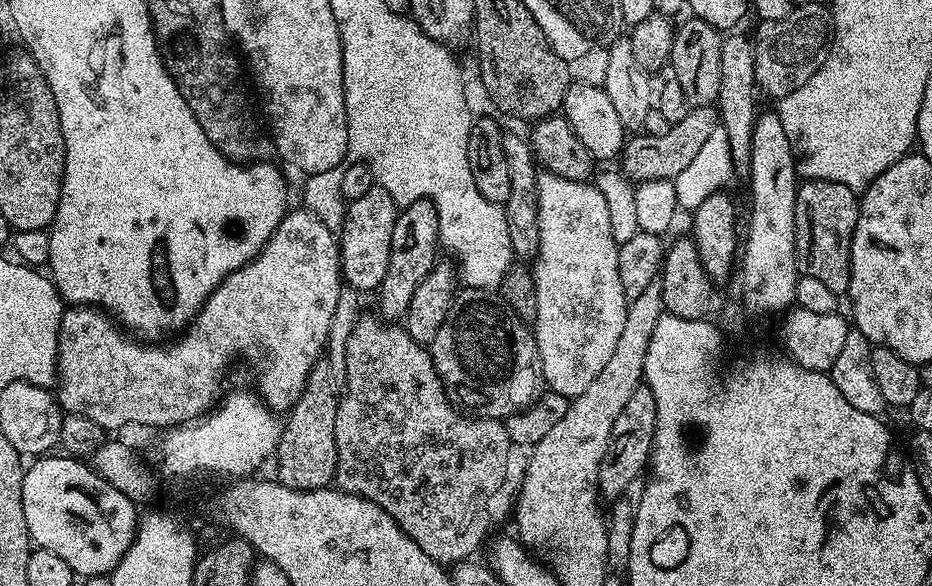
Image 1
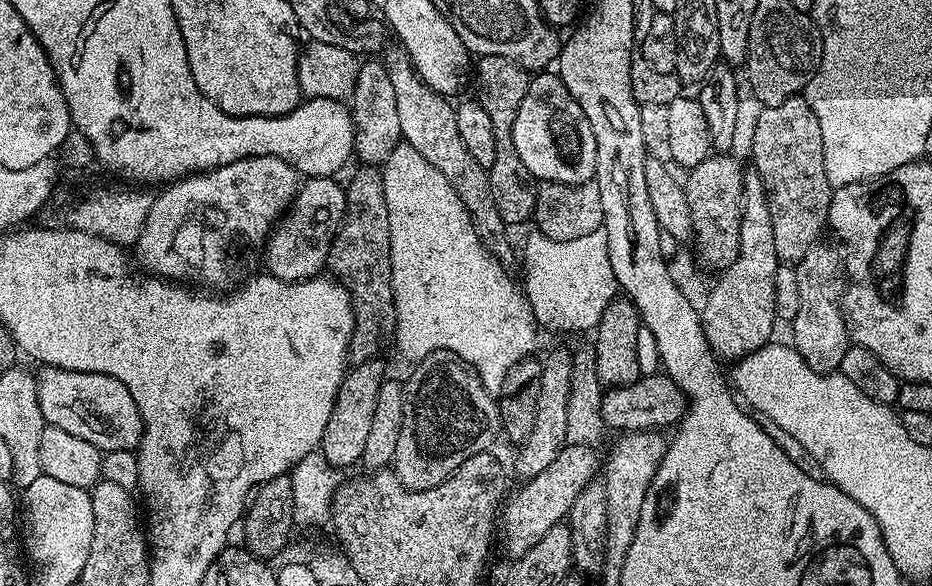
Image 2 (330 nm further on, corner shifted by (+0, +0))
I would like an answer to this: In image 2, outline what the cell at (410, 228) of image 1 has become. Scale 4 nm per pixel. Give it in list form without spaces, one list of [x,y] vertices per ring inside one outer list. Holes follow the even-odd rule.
[[[377,358],[367,362],[356,362],[345,371],[344,381],[338,390],[338,398],[334,398],[334,410],[330,414],[330,422],[326,422],[326,430],[320,439],[318,449],[324,461],[337,470],[345,470],[351,464],[359,465],[364,458],[366,438],[374,423],[374,409],[378,403],[378,390],[384,385],[383,359]]]

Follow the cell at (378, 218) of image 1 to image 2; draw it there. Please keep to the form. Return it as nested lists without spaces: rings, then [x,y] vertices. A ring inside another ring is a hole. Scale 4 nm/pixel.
[[[309,176],[301,183],[287,212],[276,221],[262,249],[267,275],[293,284],[321,275],[328,263],[328,251],[344,220],[345,185],[331,176]]]

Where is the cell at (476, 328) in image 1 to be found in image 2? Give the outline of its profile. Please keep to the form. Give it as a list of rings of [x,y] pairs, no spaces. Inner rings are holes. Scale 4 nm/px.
[[[431,352],[419,361],[404,384],[404,413],[402,430],[398,430],[398,446],[394,446],[394,458],[390,468],[396,477],[413,492],[430,490],[446,478],[450,478],[470,458],[479,452],[489,451],[501,435],[500,406],[495,395],[485,392],[480,377],[463,360],[451,352]]]

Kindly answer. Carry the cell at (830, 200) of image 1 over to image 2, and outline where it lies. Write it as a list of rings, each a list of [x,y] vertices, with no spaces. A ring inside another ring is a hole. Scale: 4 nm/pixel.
[[[803,95],[786,98],[778,106],[761,107],[756,116],[756,125],[752,128],[752,164],[764,180],[764,189],[770,206],[770,222],[774,226],[774,250],[785,264],[795,265],[814,245],[821,243],[820,236],[829,227],[828,211],[832,201],[832,183],[826,178],[826,162],[822,158],[822,129],[818,127],[818,118],[810,110]]]

